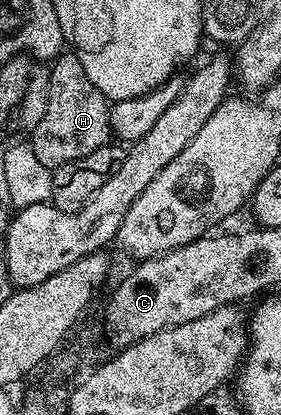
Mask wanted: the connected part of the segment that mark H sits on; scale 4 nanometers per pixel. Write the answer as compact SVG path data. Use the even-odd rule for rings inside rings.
M63 52L49 63L50 91L48 92L48 112L44 112L44 120L36 124L36 128L29 135L28 143L35 150L35 157L40 164L49 168L57 168L68 164L72 160L80 160L80 156L88 156L88 152L96 152L96 148L107 145L111 141L110 132L110 102L88 80L88 72L84 72L84 64L80 64L77 54Z

